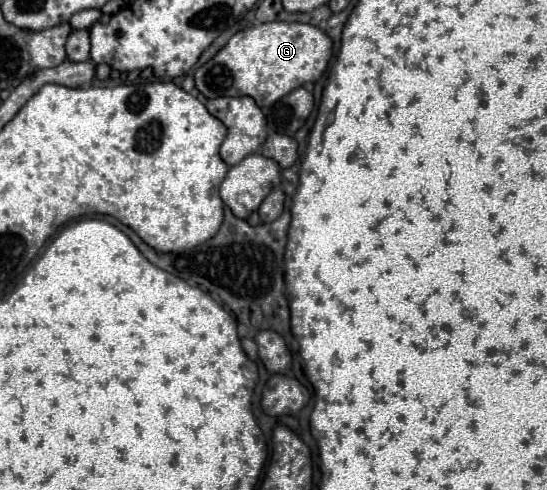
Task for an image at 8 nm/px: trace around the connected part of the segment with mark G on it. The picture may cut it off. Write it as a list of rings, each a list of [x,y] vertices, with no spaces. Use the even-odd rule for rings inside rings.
[[[265,22],[245,28],[203,66],[195,70],[195,86],[205,98],[251,96],[261,108],[275,104],[291,90],[315,82],[332,57],[333,42],[317,26],[301,22]]]

